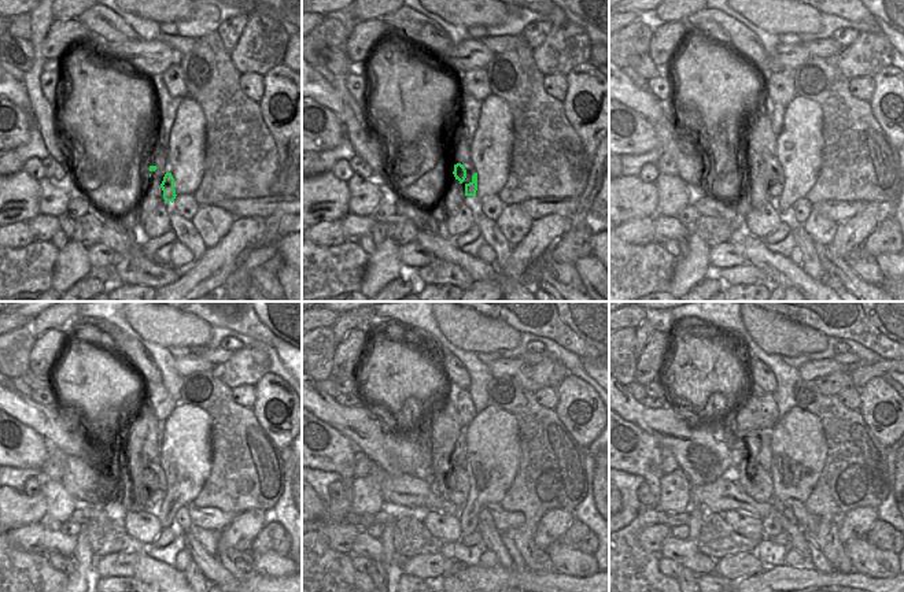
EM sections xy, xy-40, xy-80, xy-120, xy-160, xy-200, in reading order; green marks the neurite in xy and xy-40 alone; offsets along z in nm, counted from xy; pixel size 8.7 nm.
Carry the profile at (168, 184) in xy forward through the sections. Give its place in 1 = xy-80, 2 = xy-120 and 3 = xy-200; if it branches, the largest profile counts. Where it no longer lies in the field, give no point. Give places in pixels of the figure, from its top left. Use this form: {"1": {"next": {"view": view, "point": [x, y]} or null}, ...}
{"1": {"next": {"view": "xy-80", "point": [774, 189]}}, "2": {"next": {"view": "xy-120", "point": [133, 470]}}, "3": {"next": {"view": "xy-200", "point": [756, 483]}}}

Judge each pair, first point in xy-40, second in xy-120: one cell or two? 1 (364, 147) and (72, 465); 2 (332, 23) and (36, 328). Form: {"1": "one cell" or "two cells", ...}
{"1": "one cell", "2": "two cells"}

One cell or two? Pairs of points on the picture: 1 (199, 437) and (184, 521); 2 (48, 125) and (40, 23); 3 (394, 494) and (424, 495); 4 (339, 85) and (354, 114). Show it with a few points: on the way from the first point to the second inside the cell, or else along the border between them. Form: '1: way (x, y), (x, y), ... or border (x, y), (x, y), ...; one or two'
1: border (185, 506), (176, 513), (173, 525); two
2: way (39, 100), (34, 93), (37, 48); one
3: way (401, 491), (417, 492); one
4: way (343, 92), (351, 107); one

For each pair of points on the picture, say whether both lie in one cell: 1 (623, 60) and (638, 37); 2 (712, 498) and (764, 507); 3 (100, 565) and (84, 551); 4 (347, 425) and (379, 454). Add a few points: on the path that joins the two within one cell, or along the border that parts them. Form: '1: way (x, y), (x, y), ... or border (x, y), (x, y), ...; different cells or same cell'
1: way (623, 55), (633, 43); same cell
2: way (724, 498), (752, 507); same cell
3: border (96, 558), (93, 566); different cells
4: way (355, 428), (373, 446); same cell

